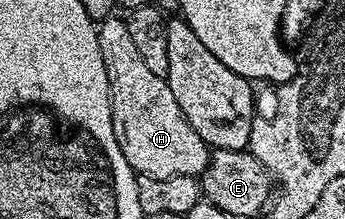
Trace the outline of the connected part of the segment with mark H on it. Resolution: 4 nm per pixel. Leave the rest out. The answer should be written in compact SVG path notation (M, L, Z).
M116 17L103 19L96 35L112 89L114 136L118 140L118 148L122 148L122 156L126 156L126 164L130 164L139 176L199 176L208 167L210 148L184 118L182 108L178 108L178 100L174 100L174 92L170 92L167 78L154 76L154 72L150 72L150 67L142 61L138 47L130 37L127 21Z

